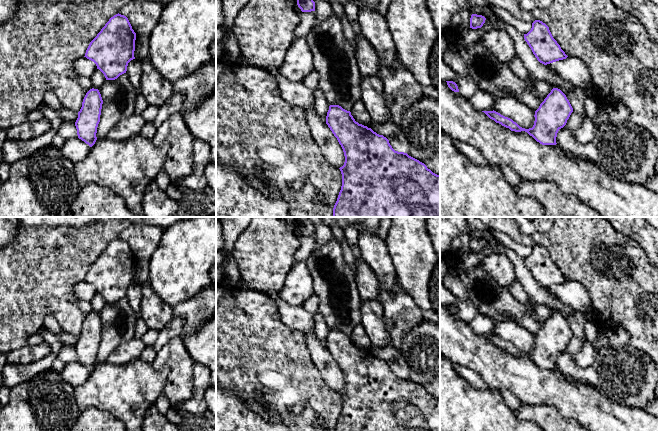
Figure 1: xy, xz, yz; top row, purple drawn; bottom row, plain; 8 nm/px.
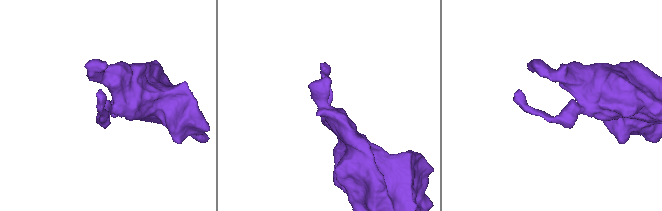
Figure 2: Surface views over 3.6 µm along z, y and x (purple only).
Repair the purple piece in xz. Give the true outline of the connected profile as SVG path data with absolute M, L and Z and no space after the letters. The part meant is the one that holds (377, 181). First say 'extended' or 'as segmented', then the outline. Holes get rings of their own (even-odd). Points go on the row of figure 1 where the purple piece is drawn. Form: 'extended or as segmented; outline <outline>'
as segmented; outline M339 105L329 106L326 124L345 156L344 165L339 168L342 186L333 208L333 217L440 217L440 175L407 153L395 151L386 137L356 122L351 112Z

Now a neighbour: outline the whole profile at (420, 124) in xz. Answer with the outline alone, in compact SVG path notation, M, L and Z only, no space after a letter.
M423 98L403 114L401 131L409 143L409 156L440 175L440 102Z

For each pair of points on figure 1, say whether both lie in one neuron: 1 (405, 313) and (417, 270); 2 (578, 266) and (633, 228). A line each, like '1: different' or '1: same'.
1: different
2: different

